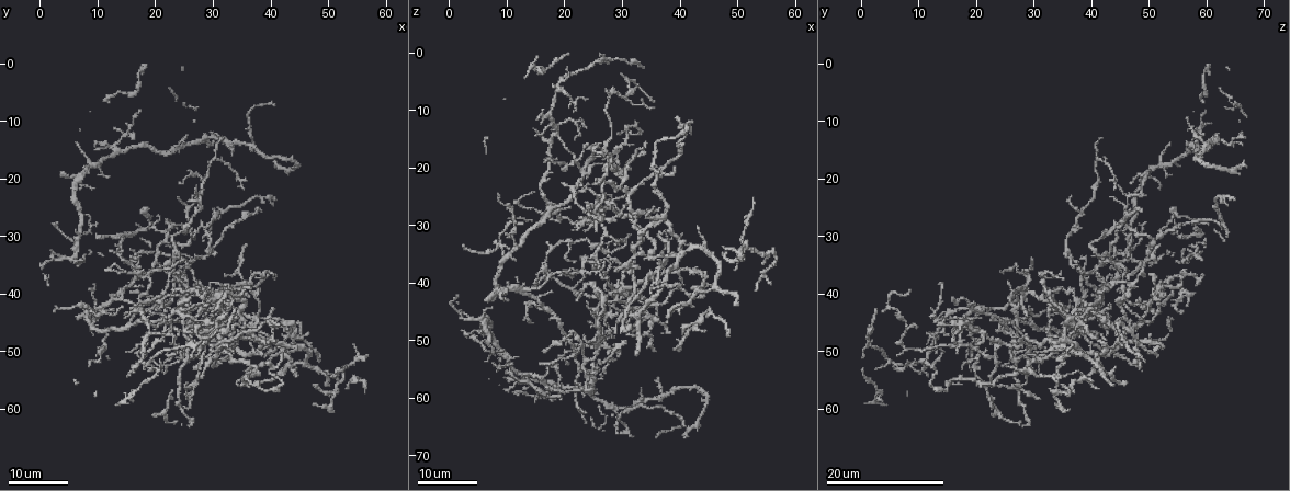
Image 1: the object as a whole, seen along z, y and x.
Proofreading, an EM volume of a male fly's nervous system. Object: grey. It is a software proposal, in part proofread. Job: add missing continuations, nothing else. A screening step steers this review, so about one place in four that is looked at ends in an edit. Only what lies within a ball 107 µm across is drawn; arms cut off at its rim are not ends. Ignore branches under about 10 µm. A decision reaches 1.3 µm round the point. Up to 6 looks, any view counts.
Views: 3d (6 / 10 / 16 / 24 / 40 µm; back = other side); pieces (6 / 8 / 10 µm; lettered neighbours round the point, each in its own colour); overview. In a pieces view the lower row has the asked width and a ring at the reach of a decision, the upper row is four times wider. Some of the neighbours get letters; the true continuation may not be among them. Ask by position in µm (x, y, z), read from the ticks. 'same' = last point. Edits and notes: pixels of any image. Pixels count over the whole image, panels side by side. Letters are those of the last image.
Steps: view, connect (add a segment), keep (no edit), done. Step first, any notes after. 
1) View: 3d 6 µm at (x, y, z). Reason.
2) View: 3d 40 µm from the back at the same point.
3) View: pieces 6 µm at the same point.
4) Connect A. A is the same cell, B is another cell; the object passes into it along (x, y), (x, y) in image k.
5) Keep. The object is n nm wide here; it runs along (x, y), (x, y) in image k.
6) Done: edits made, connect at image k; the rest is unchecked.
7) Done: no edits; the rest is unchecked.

View: 3d 16 µm at (41.5, 45.5, 13.5). An open end.

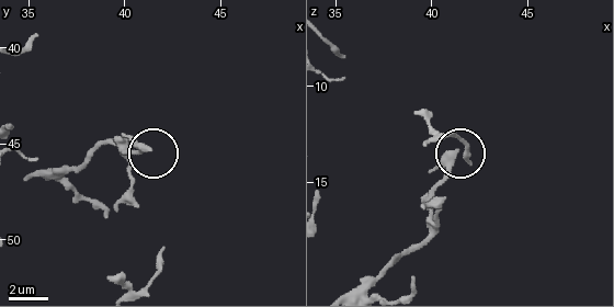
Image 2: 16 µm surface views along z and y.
View: 3d 6 µm at (41.3, 45.4, 13.4).

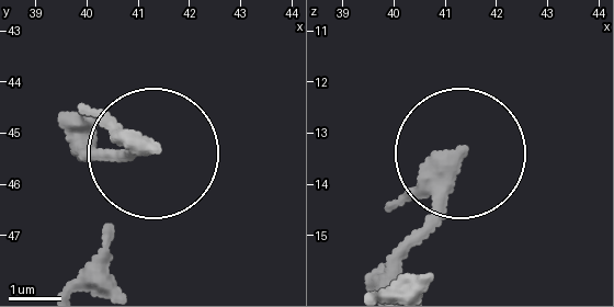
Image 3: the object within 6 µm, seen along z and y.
View: pieces 10 µm at (41.30, 45.20, 13.40). See the neighbours.

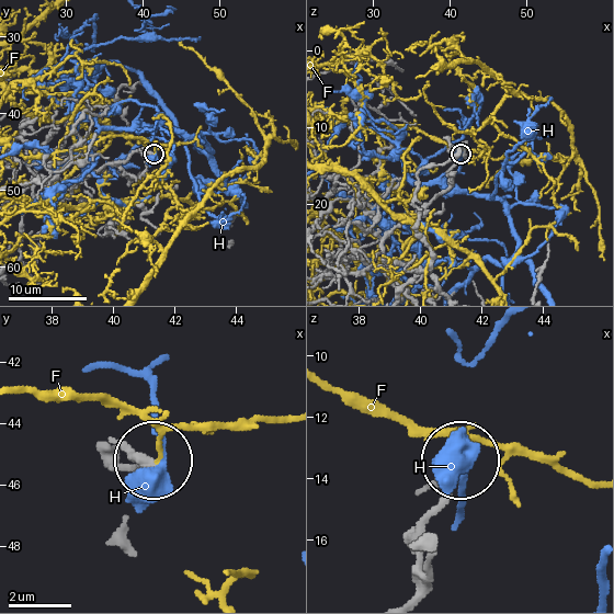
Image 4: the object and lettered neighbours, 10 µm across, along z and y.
Keep. F and H are other cells; no lettered segment goes on from it.

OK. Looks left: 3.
View: 3d 24 µm at (26.0, 41.0, 16.5).

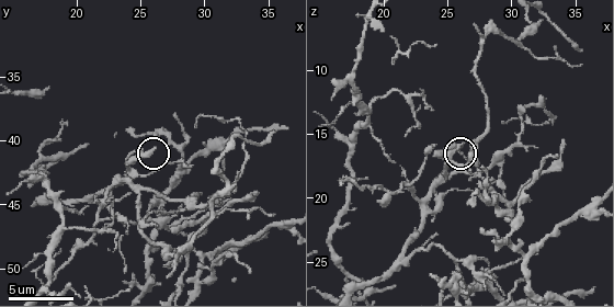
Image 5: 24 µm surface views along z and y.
View: 3d 10 µm at the same point.

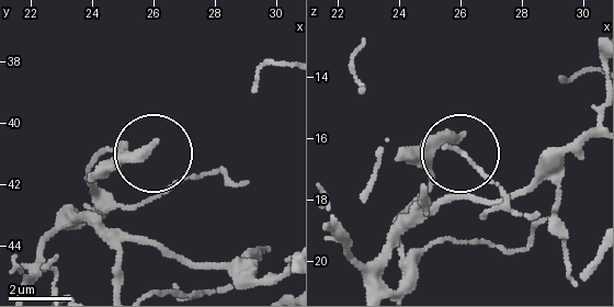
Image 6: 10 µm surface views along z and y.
View: pieces 8 µm at (25.9, 40.8, 15.9).

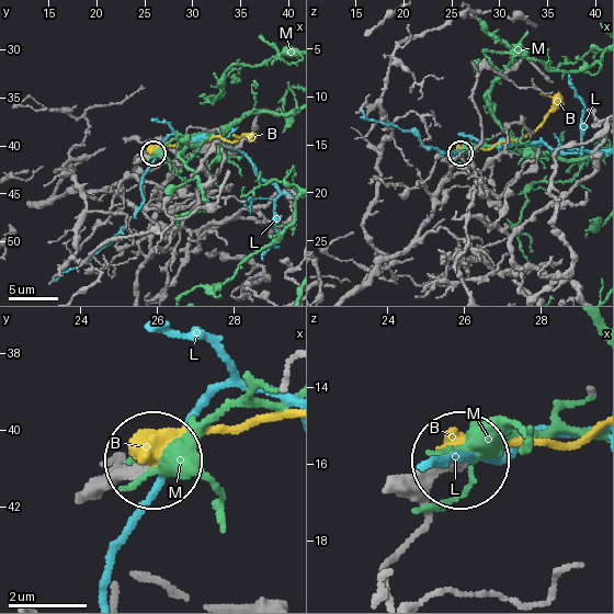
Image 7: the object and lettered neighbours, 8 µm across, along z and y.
Keep. B, L and M are other cells; no lettered segment goes on from it.

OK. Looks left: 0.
Done: no edits; the rest is unchecked.

